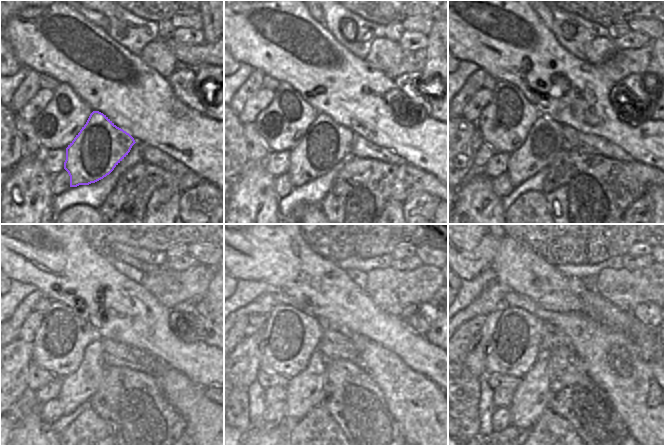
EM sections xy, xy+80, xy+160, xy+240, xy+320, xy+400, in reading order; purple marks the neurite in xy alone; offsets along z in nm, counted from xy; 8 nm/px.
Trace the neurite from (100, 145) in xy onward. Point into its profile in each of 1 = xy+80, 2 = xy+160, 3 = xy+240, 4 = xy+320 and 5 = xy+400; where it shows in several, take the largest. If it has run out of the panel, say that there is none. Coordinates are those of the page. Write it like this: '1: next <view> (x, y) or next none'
1: next xy+80 (325, 143)
2: next xy+160 (544, 141)
3: next xy+240 (78, 387)
4: next xy+320 (303, 392)
5: next xy+400 (530, 399)

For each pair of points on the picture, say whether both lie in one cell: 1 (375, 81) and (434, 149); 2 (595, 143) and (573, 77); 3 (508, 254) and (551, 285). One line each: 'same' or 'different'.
1: same
2: different
3: same

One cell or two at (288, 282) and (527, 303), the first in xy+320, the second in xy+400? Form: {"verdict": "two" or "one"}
{"verdict": "two"}

